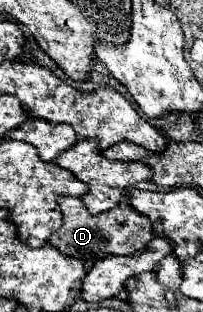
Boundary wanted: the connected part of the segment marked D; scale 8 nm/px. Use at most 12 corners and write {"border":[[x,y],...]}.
{"border":[[58,198],[62,226],[48,244],[96,262],[136,254],[154,238],[130,208],[92,216]]}

